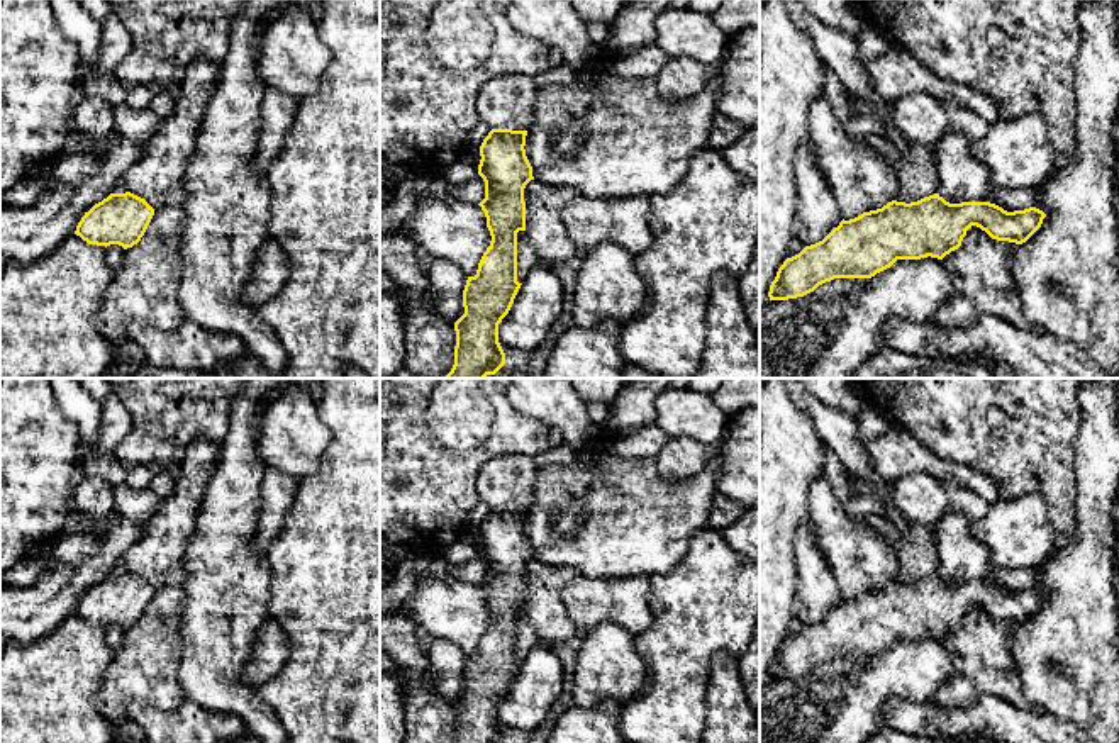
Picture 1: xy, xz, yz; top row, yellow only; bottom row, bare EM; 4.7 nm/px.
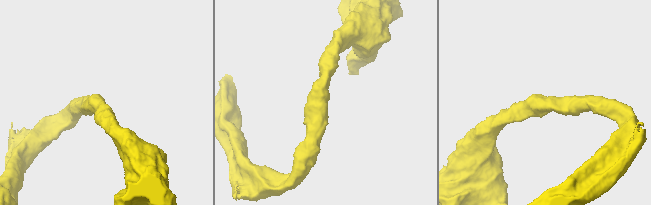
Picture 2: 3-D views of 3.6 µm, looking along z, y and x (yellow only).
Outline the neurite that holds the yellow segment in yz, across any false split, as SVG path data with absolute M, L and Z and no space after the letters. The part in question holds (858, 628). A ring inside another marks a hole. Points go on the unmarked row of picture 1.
M939 573L917 582L892 580L841 601L822 621L787 638L770 665L770 680L814 672L834 658L871 658L897 640L943 640L961 626L971 606L992 619L1026 623L1046 594L1036 587L1007 592L990 582L949 584Z

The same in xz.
M492 509L480 526L485 578L478 585L492 621L463 670L465 694L454 702L454 743L505 743L498 704L522 665L517 662L517 612L526 611L524 568L534 560L526 516L527 511Z

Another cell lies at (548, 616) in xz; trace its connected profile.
M531 560L524 568L526 614L541 645L566 643L576 631L561 602L563 589L580 573Z

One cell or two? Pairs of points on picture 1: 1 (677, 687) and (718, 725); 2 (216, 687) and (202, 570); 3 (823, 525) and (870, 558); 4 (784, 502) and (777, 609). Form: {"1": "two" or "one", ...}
{"1": "two", "2": "one", "3": "one", "4": "one"}

